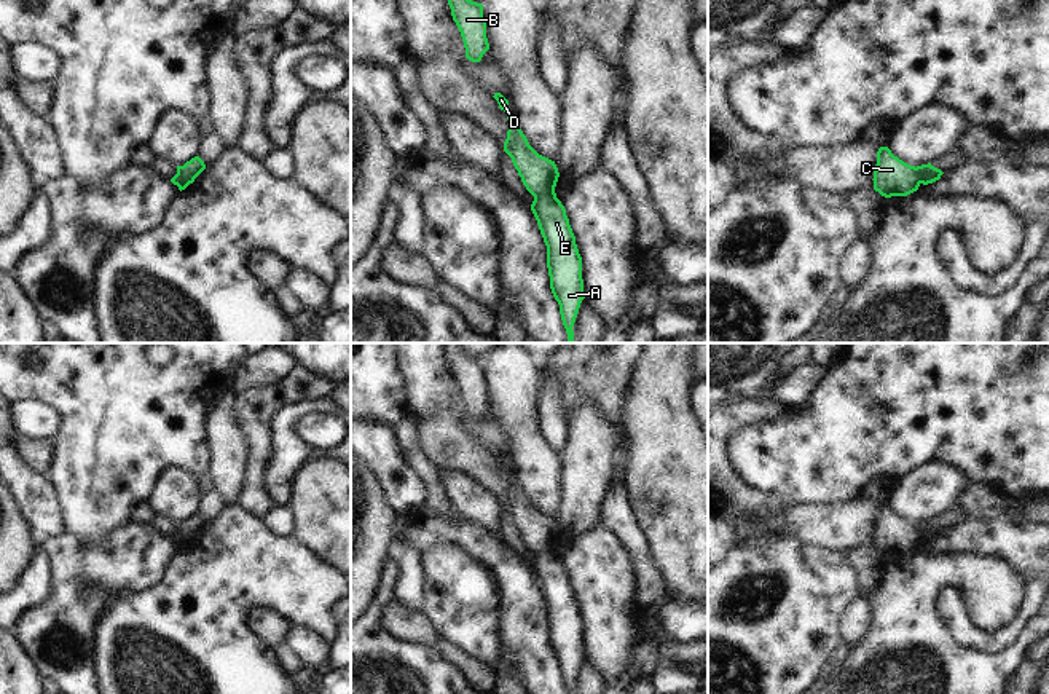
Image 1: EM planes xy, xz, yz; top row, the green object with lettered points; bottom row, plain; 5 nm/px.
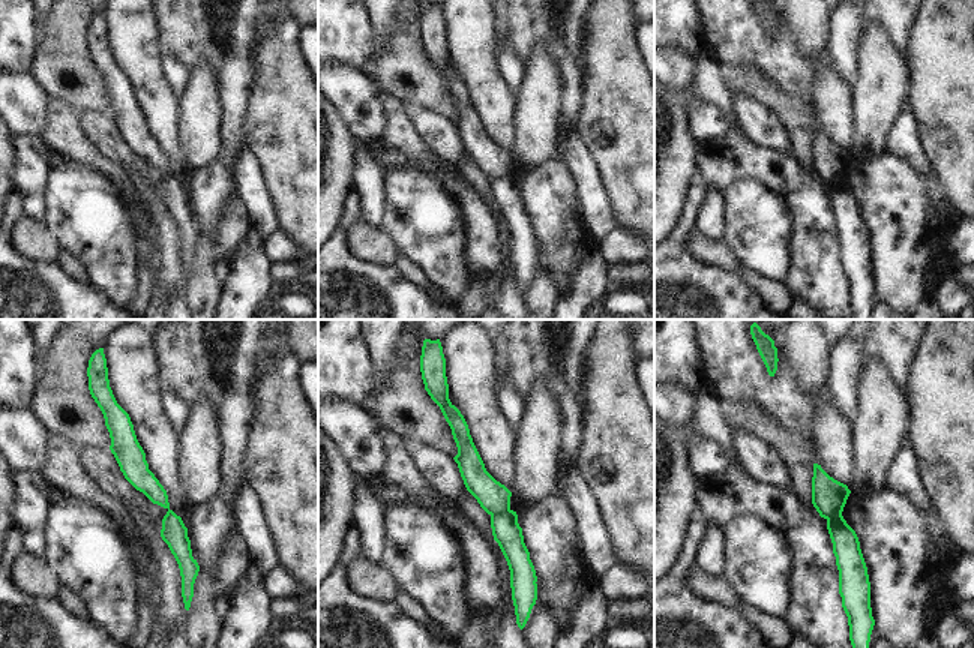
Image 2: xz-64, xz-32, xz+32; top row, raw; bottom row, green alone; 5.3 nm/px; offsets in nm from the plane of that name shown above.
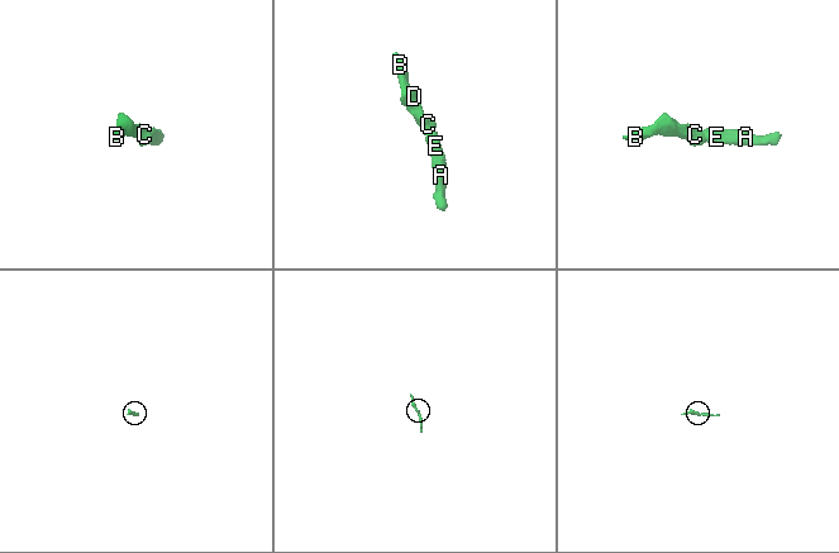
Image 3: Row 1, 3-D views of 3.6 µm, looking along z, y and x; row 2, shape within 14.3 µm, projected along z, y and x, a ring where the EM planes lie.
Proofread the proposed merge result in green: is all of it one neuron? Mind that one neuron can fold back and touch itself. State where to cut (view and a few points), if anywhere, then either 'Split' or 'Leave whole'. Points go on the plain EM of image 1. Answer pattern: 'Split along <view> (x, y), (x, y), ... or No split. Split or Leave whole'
Split along xz (553, 544), (534, 554). Split.

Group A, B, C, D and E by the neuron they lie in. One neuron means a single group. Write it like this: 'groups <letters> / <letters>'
groups A E / B C D

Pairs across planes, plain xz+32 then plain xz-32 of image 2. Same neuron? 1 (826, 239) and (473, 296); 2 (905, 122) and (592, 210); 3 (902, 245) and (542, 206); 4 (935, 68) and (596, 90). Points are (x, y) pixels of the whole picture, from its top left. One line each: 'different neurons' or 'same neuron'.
1: different neurons
2: same neuron
3: same neuron
4: same neuron

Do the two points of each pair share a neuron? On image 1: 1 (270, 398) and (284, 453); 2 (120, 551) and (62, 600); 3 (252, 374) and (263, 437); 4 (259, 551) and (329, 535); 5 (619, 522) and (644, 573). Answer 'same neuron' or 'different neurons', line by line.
1: different neurons
2: same neuron
3: different neurons
4: different neurons
5: same neuron

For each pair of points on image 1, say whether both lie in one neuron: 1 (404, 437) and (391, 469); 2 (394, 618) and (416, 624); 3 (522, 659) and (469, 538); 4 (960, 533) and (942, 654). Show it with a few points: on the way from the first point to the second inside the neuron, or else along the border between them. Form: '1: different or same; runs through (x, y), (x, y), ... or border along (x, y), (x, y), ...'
1: different; border along (392, 429), (405, 461), (420, 479)
2: same; runs through (399, 621), (412, 624)
3: same; runs through (522, 627), (520, 587), (501, 563)
4: different; border along (919, 548), (933, 554), (955, 554)

